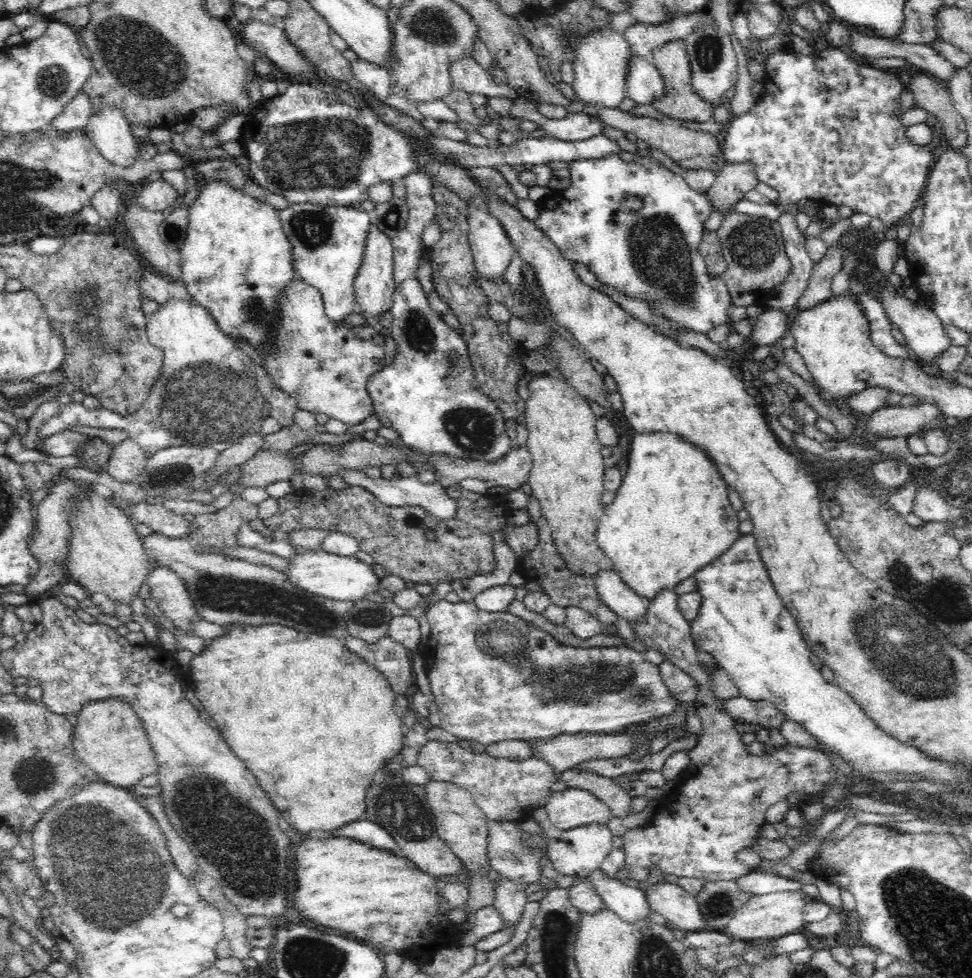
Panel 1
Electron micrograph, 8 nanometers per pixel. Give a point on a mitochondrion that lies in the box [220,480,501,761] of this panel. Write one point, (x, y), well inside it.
(373, 618)

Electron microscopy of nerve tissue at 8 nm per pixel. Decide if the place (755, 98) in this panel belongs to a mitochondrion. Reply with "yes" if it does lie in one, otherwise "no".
no

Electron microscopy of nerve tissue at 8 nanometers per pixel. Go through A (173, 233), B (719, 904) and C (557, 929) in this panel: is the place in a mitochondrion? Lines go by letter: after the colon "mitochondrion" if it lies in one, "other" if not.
A: mitochondrion
B: mitochondrion
C: mitochondrion

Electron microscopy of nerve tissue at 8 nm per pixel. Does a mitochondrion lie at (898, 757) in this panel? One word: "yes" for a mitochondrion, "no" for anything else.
no

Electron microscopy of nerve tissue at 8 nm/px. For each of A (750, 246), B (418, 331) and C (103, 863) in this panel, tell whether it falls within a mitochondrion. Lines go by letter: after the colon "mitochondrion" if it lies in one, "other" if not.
A: mitochondrion
B: mitochondrion
C: mitochondrion

